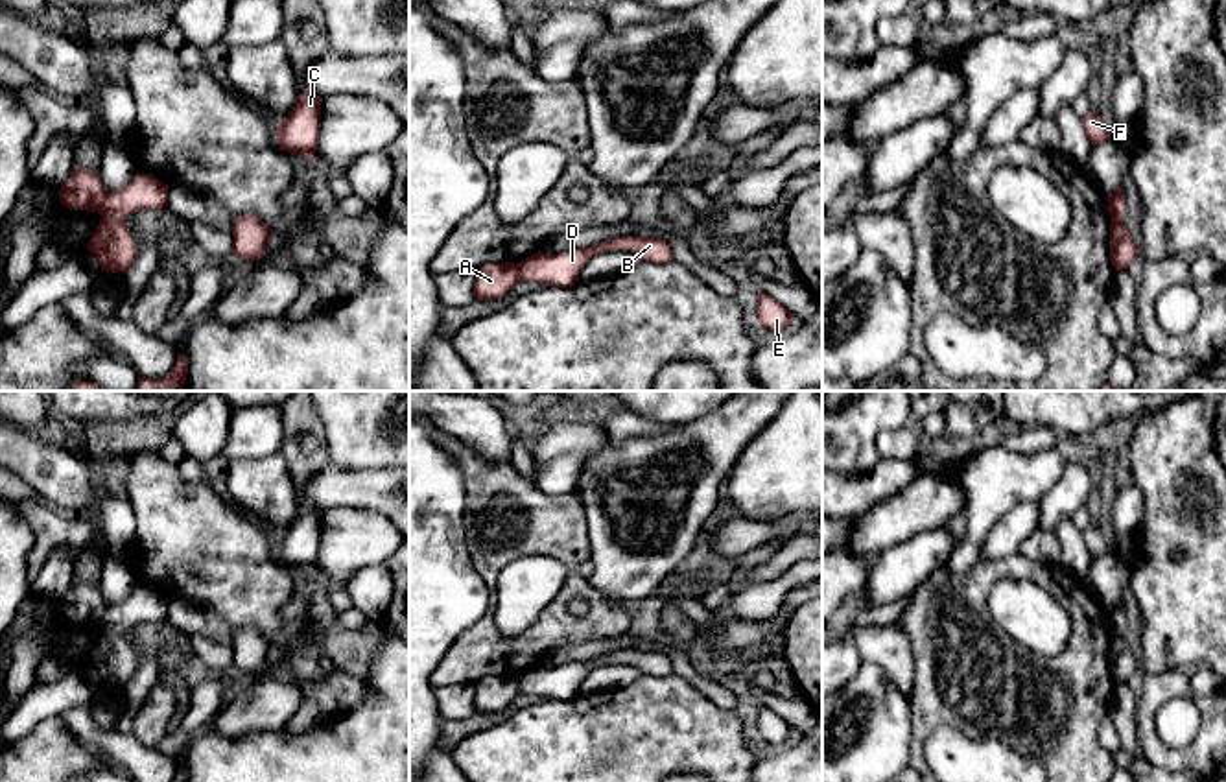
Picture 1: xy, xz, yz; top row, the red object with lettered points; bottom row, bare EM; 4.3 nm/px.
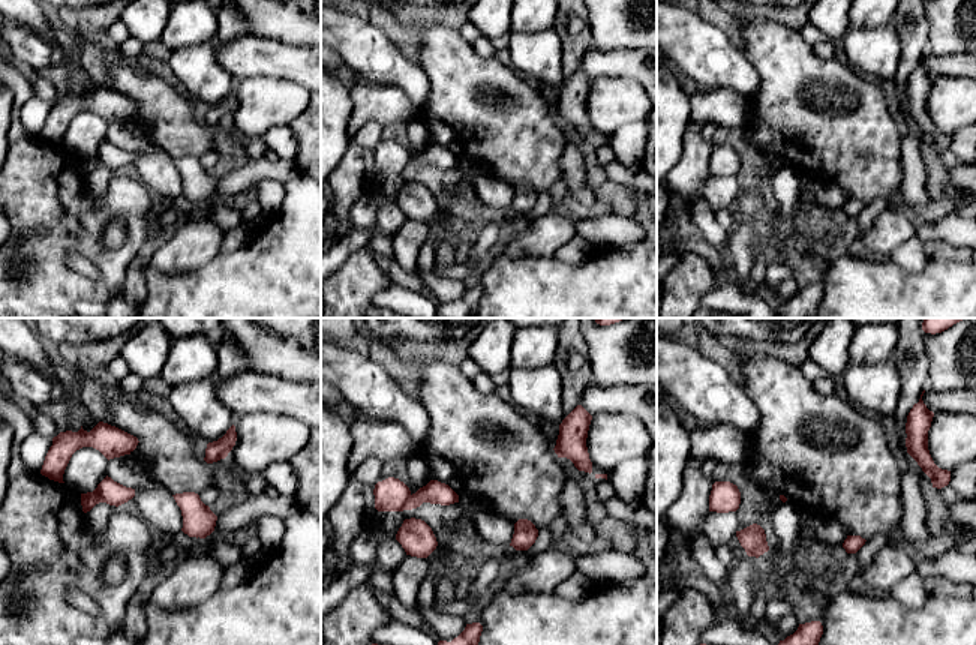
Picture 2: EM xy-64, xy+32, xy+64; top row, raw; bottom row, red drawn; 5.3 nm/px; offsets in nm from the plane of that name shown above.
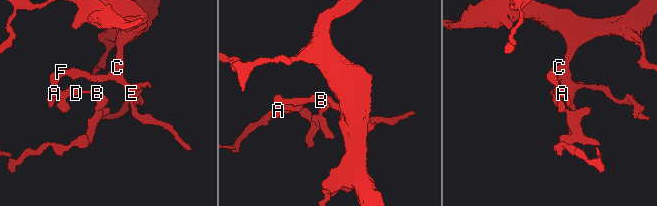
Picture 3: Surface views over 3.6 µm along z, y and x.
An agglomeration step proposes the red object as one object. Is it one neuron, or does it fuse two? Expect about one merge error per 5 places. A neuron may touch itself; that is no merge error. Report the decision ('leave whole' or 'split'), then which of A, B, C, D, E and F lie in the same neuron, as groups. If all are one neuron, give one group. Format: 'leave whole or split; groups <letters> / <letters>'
split; groups A C E F / B D

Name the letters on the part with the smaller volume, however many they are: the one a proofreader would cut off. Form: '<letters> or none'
B, D

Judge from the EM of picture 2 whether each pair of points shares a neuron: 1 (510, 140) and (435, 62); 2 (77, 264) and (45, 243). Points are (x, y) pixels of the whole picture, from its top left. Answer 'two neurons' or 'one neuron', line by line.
1: one neuron
2: two neurons

